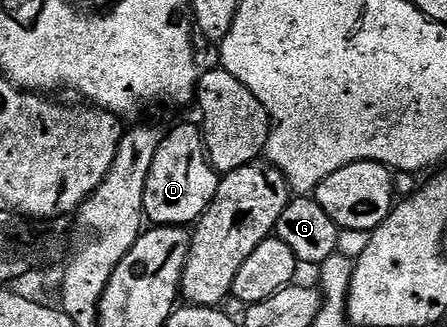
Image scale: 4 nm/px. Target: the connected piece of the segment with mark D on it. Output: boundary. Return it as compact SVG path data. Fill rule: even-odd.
M177 127L155 149L143 193L144 218L159 227L196 224L207 205L211 205L218 182L219 172L206 155L202 132L198 128Z

